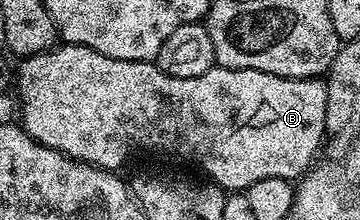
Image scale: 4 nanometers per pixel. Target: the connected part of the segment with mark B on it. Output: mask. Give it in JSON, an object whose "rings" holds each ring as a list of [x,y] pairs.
{"rings":[[[59,44],[44,54],[30,54],[22,59],[17,66],[17,98],[21,103],[21,125],[27,131],[28,136],[36,138],[43,146],[59,150],[70,158],[76,158],[78,162],[88,162],[90,166],[100,166],[102,170],[118,171],[119,165],[130,156],[134,150],[164,150],[167,154],[176,154],[195,166],[204,170],[206,177],[216,186],[227,192],[245,192],[257,180],[269,180],[270,178],[298,179],[307,173],[316,161],[315,153],[323,142],[323,133],[327,130],[329,119],[327,117],[327,84],[319,78],[282,78],[273,76],[269,72],[257,72],[256,70],[230,70],[221,65],[205,72],[201,76],[192,78],[178,78],[161,72],[154,61],[134,62],[133,60],[117,60],[105,56],[88,46],[72,46]]]}

